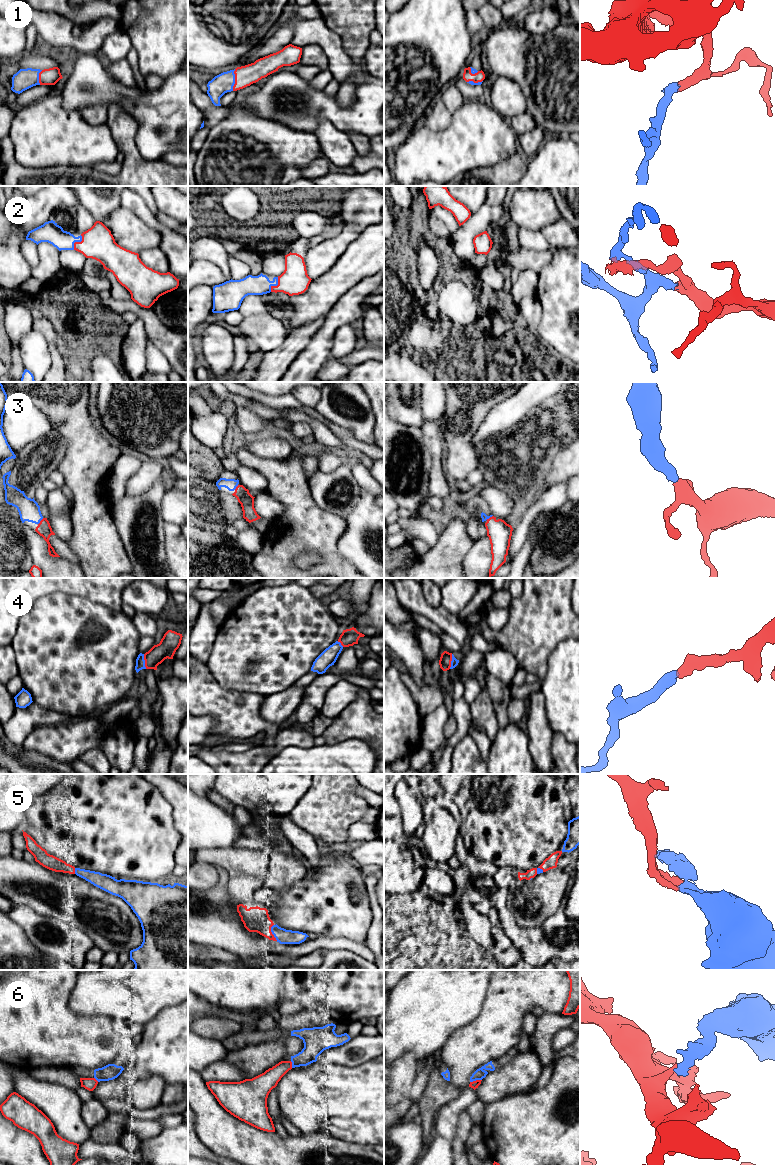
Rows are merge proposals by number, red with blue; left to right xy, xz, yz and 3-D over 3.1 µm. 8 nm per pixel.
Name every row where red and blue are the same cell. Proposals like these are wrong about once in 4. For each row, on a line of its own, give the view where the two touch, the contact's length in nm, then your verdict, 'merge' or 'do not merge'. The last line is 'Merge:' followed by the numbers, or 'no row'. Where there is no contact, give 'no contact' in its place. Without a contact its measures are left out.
1: xz | 180 nm | merge
2: xy | 140 nm | merge
3: xy | 70 nm | merge
4: xy | 120 nm | merge
5: xz | 140 nm | merge
6: yz | 100 nm | do not merge
Merge: 1, 2, 3, 4, 5

